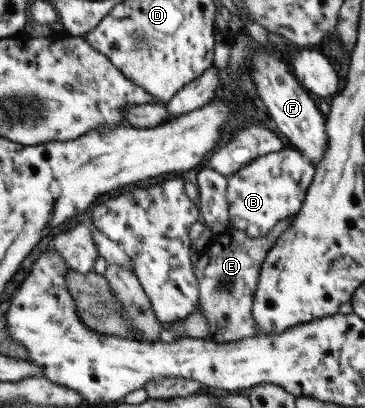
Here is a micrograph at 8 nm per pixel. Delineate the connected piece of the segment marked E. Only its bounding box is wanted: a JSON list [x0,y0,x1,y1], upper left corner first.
[192,216,292,343]

